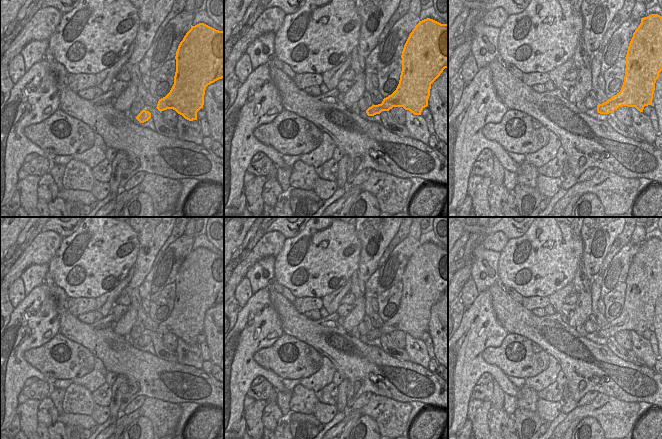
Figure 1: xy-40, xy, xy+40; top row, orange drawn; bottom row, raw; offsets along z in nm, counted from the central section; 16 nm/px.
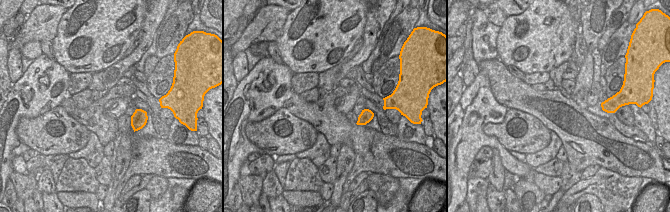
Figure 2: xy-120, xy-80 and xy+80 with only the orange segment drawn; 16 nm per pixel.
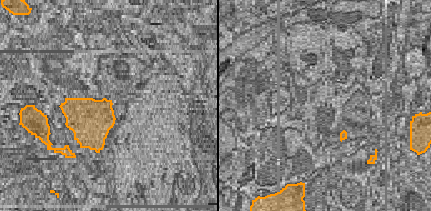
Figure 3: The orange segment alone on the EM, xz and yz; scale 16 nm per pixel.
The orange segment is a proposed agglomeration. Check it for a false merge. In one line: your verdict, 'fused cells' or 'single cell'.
single cell

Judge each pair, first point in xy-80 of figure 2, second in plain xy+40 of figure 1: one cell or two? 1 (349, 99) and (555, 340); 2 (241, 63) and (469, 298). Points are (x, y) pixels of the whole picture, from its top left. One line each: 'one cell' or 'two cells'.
1: two cells
2: one cell

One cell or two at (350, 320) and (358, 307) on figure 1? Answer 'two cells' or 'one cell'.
one cell

